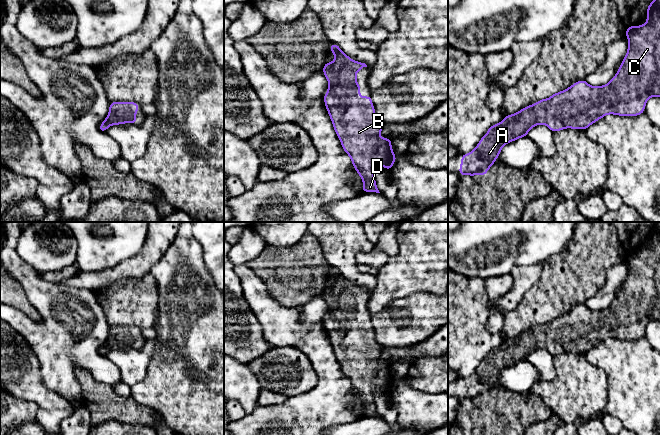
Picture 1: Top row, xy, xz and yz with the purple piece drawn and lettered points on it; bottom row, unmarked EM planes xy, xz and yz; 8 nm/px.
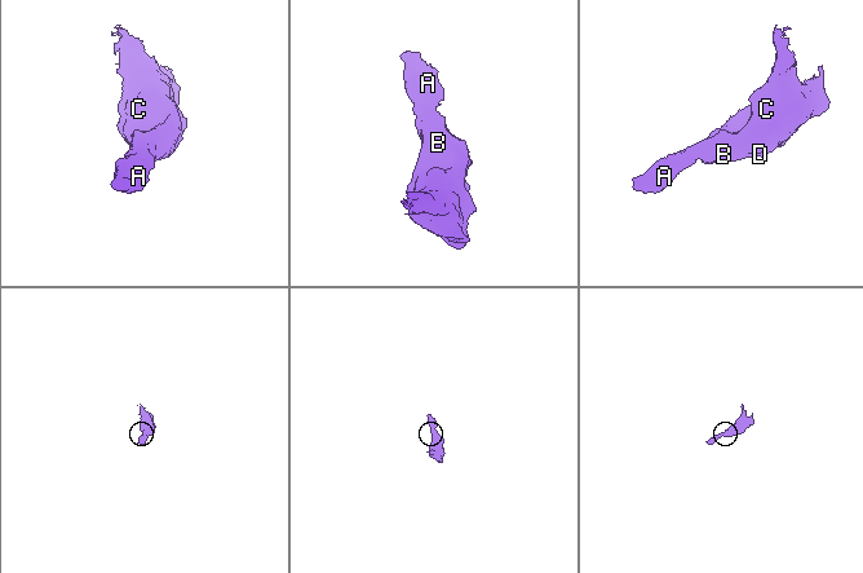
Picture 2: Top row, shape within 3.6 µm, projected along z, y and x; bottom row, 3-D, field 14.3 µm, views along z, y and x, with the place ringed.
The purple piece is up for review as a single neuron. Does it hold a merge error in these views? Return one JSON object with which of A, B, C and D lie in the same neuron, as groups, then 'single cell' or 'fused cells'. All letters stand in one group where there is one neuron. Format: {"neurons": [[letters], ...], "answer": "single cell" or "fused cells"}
{"neurons": [["A", "B", "C", "D"]], "answer": "single cell"}

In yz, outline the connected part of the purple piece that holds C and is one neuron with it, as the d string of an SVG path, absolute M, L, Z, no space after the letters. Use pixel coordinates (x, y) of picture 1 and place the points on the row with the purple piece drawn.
M654 0L649 4L647 9L647 22L641 26L630 26L625 32L629 47L627 54L612 80L603 86L590 86L585 80L578 81L568 89L559 93L554 93L548 99L542 99L533 105L527 106L516 114L507 115L502 122L491 126L487 134L483 136L476 148L471 152L462 155L459 174L461 175L483 175L485 176L488 169L494 164L499 156L502 147L518 138L526 137L529 130L537 124L544 124L553 132L564 128L586 130L592 123L598 121L607 114L620 116L637 116L644 113L645 104L650 97L660 97L660 0Z

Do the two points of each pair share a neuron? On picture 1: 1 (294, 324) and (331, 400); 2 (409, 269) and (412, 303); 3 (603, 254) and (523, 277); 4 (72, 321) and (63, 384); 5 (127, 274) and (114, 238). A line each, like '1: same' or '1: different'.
1: same
2: different
3: different
4: same
5: different

